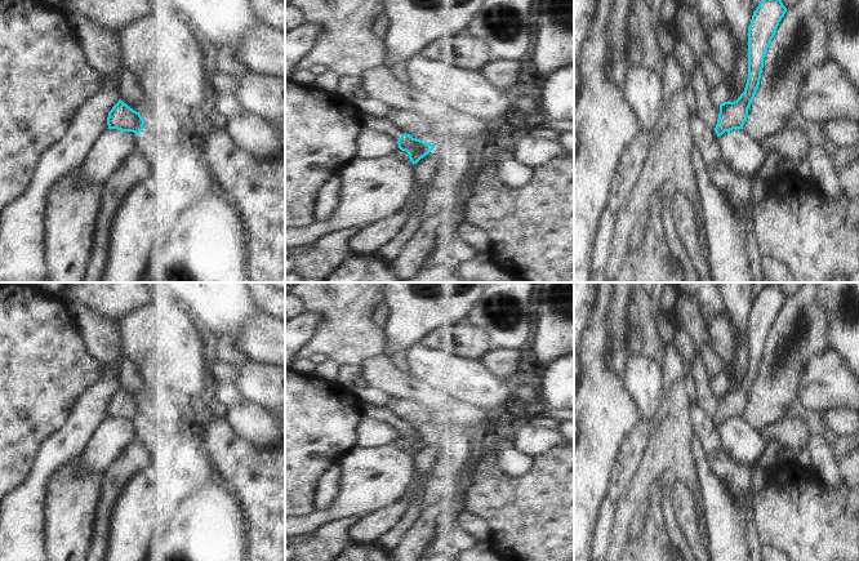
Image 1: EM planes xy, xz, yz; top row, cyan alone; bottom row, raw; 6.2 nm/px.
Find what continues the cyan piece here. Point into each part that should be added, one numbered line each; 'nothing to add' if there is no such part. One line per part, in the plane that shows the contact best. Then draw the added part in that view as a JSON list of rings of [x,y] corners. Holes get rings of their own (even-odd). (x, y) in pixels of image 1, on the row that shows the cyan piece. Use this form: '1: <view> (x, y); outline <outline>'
1: xz (383, 125); outline [[[361,115],[361,125],[375,130],[379,130],[387,135],[391,135],[395,141],[405,134],[401,129],[396,128],[390,120],[378,119],[375,116]]]

